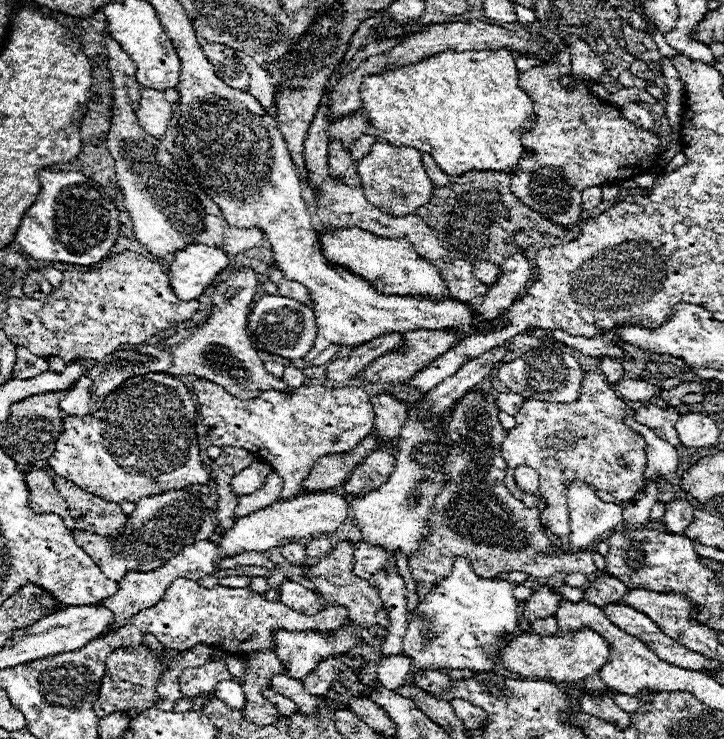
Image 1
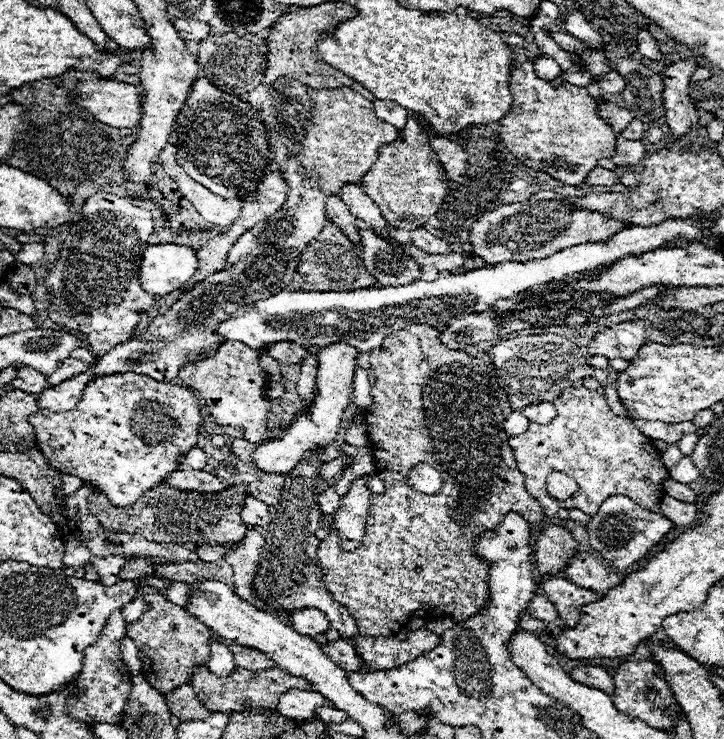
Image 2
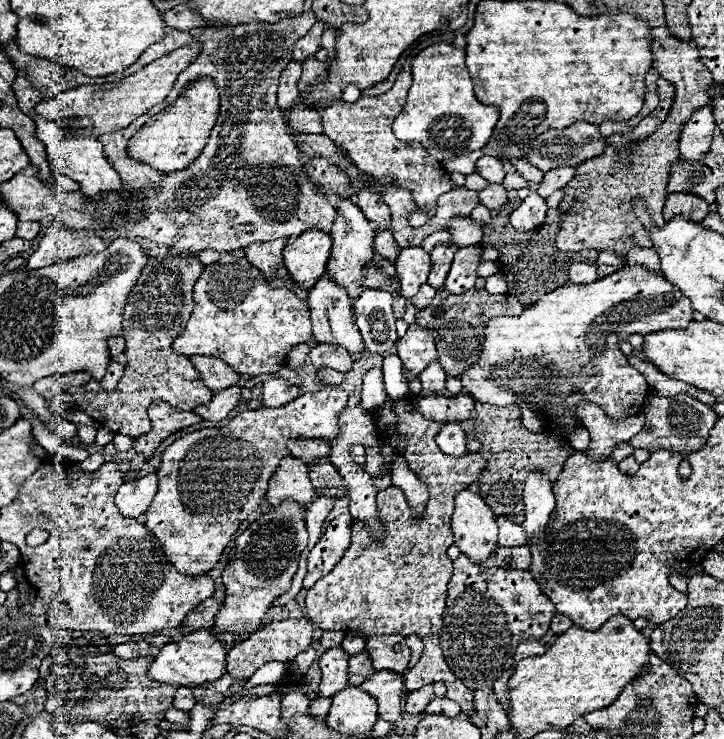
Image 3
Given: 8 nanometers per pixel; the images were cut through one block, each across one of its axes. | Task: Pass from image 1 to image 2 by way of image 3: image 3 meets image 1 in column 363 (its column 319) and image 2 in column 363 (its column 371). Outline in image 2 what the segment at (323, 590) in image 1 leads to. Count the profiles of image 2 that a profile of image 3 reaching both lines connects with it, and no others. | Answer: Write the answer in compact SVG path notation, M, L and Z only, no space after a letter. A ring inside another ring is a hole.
M414 324L414 326L408 326L404 330L398 330L398 332L392 332L384 342L382 346L370 350L370 364L372 364L372 370L376 374L376 384L372 386L372 404L364 410L364 416L368 420L368 436L370 436L370 446L372 446L372 454L374 454L374 460L378 462L376 464L376 472L378 472L378 478L384 482L386 486L386 492L380 496L380 498L372 498L372 504L370 504L370 510L368 510L368 518L366 518L366 528L364 528L364 540L362 544L356 548L356 550L342 550L340 546L340 538L338 531L334 528L329 533L329 539L322 540L320 546L318 546L318 566L322 568L322 582L324 586L328 588L328 592L332 594L332 600L342 604L350 616L354 620L360 620L356 622L356 628L360 634L364 636L390 636L390 634L398 634L400 628L404 628L408 624L408 616L416 610L424 610L426 616L430 618L446 618L446 616L452 616L456 620L466 620L470 616L474 616L480 606L484 604L484 598L488 596L488 586L486 586L486 576L488 576L488 570L490 570L490 564L482 558L476 556L474 552L474 542L480 538L480 534L484 532L492 532L496 530L496 526L504 520L504 516L508 512L516 512L520 516L524 516L524 520L528 522L528 528L530 528L530 544L536 542L536 538L540 536L540 528L542 528L542 522L544 522L544 514L542 514L542 508L538 504L538 500L534 500L526 488L524 488L524 476L518 472L516 468L516 460L514 460L514 454L512 454L512 448L508 446L508 434L504 432L502 424L506 420L504 412L502 410L510 410L510 402L506 398L506 392L498 386L498 376L496 376L496 368L492 366L492 360L482 360L482 358L474 358L474 356L468 356L466 352L452 352L452 350L444 350L436 338L436 328L428 326L428 324ZM418 464L430 464L434 466L442 478L444 478L444 484L440 488L440 492L436 494L422 494L422 492L416 492L410 488L408 484L408 472L418 466Z

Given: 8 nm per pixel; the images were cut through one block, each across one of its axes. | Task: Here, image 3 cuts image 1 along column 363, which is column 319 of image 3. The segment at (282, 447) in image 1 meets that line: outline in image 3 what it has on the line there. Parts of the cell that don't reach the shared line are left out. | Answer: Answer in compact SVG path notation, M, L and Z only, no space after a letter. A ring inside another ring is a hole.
M322 388L317 392L306 392L286 406L278 408L260 408L240 412L230 420L228 426L222 428L204 428L190 432L170 444L164 454L158 476L158 492L144 512L146 528L160 540L164 554L176 566L180 574L198 576L202 572L212 570L230 538L238 530L238 526L254 512L260 510L266 496L266 484L280 466L280 460L288 456L288 440L290 438L318 438L318 440L334 440L338 430L338 414L346 408L348 392L340 388Z

